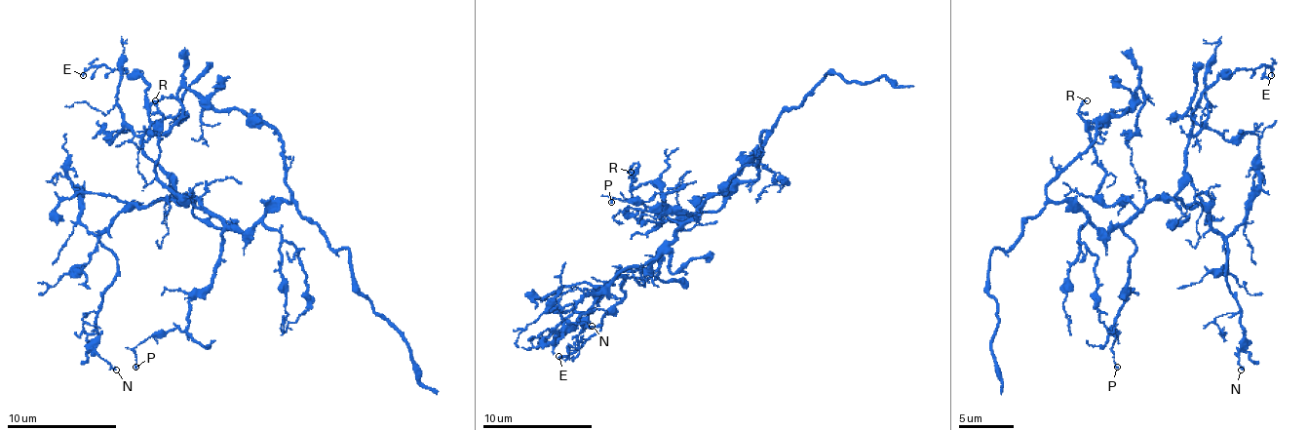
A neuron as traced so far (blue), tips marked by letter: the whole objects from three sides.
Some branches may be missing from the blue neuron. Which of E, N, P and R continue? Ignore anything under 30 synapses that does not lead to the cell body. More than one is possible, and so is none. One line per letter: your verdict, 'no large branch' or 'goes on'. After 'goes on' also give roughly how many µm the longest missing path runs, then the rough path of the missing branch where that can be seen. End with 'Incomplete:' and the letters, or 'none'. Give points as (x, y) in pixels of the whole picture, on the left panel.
E: no large branch
N: no large branch
P: no large branch
R: no large branch
Incomplete: none

